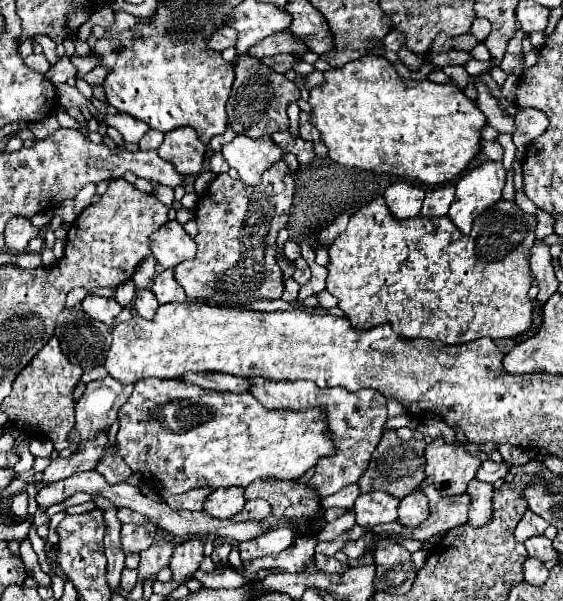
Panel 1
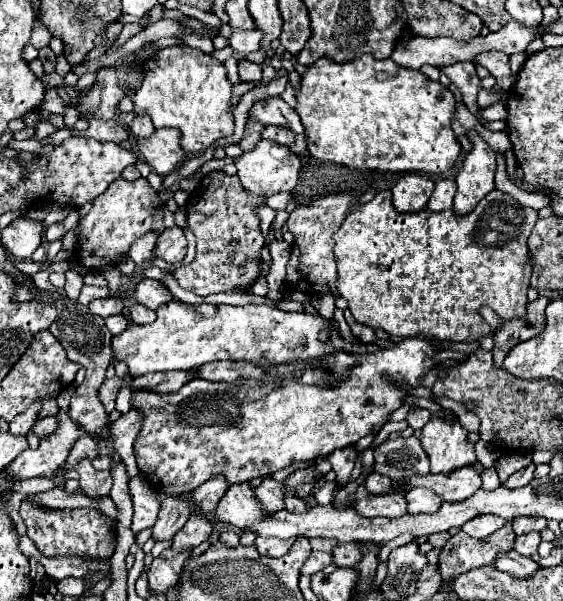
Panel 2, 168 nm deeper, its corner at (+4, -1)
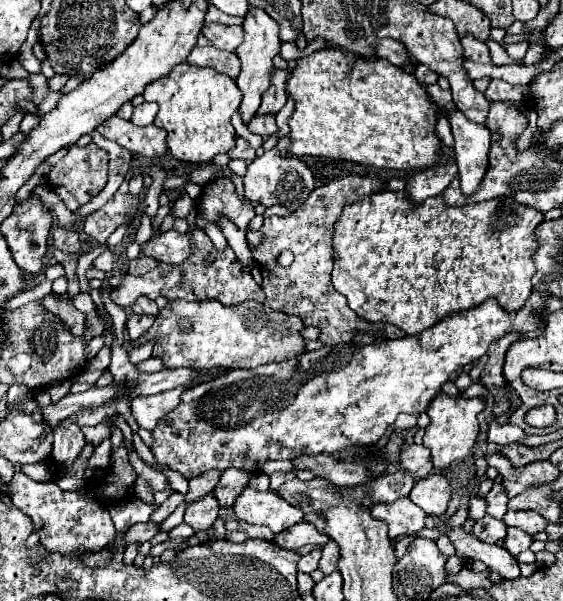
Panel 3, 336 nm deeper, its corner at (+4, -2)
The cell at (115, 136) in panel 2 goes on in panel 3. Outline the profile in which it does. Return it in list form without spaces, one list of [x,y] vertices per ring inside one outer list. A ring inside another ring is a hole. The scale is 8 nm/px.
[[[111,116],[103,124],[97,126],[97,132],[109,140],[115,140],[121,148],[137,156],[145,156],[149,160],[161,160],[167,152],[165,138],[167,134],[157,126],[139,128],[129,120],[121,120],[119,116]]]

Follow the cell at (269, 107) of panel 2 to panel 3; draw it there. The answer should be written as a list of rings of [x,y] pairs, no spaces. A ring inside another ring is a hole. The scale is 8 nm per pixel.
[[[273,68],[271,72],[271,86],[269,90],[263,94],[263,102],[257,114],[277,114],[285,102],[287,102],[287,94],[285,94],[285,82],[287,82],[287,72]]]

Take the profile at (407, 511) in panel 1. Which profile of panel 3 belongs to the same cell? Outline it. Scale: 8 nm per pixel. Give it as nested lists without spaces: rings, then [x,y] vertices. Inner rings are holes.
[[[429,474],[427,478],[421,478],[415,482],[409,498],[423,508],[427,514],[441,516],[447,510],[447,504],[451,500],[451,484],[441,474]]]

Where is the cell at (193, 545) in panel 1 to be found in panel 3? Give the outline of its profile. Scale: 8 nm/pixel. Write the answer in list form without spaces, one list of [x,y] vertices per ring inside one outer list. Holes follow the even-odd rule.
[[[205,494],[201,496],[199,500],[195,502],[189,502],[187,504],[187,510],[185,510],[185,522],[191,524],[191,528],[197,532],[197,530],[207,530],[215,518],[217,518],[217,512],[219,512],[219,502],[213,494]]]

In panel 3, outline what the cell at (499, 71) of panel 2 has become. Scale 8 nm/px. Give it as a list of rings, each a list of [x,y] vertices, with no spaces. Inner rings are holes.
[[[463,36],[461,38],[461,46],[463,46],[463,56],[467,60],[473,60],[473,62],[491,62],[491,56],[489,56],[489,48],[485,46],[485,42],[481,40],[475,40],[475,36]]]

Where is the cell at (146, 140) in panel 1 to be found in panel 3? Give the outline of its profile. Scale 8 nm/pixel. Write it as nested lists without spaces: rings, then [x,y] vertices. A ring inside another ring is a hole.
[[[143,102],[141,106],[137,106],[133,110],[131,122],[137,124],[137,126],[149,126],[149,124],[153,124],[153,120],[157,116],[157,110],[159,110],[159,106],[155,102]]]

